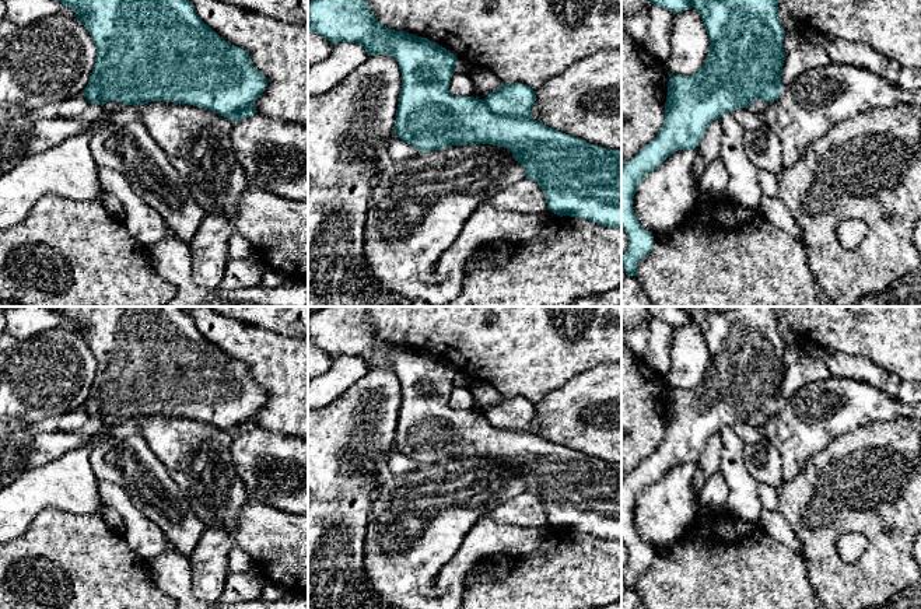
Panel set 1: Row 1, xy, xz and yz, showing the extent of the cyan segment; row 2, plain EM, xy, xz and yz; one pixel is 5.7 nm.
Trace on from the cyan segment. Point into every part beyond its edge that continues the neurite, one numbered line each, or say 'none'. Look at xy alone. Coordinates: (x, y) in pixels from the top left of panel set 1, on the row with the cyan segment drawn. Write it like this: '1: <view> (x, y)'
1: xy (111, 107)

